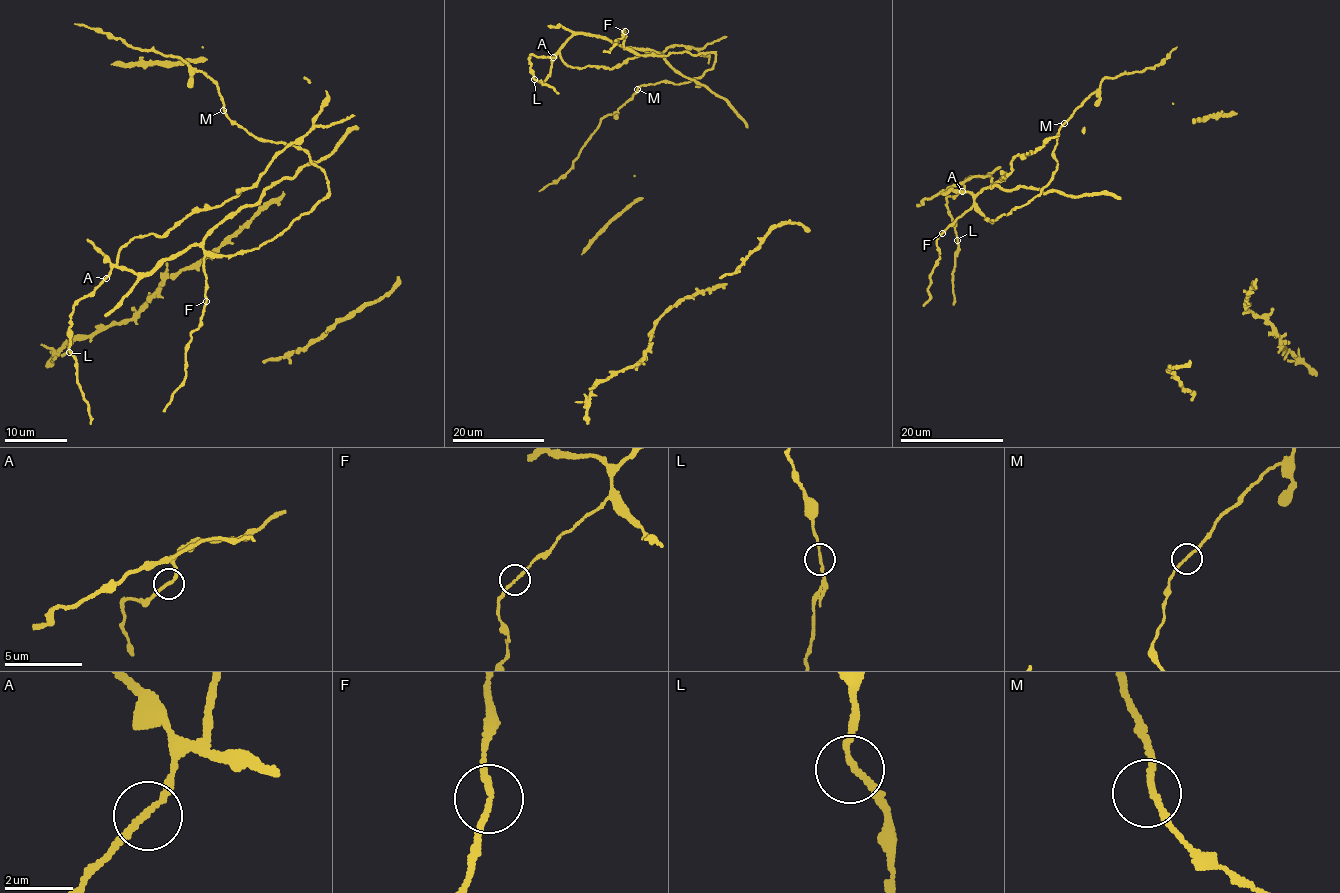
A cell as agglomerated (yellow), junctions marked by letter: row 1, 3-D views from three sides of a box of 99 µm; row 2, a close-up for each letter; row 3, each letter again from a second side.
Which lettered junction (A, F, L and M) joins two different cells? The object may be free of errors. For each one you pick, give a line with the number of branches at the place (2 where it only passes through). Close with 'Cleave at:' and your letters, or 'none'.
Cleave at: none

